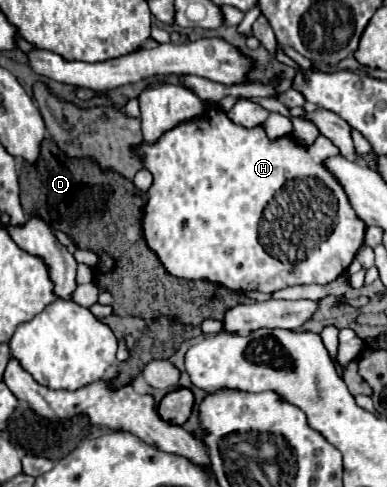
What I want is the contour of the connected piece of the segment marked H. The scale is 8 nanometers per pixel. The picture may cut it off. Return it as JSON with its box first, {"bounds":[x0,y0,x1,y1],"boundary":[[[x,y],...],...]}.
{"bounds":[133,105,365,293],"boundary":[[[217,105],[205,109],[203,115],[193,117],[193,119],[185,119],[181,121],[177,127],[173,127],[171,131],[165,131],[155,143],[139,143],[133,147],[133,153],[141,159],[143,167],[153,175],[153,183],[147,191],[149,199],[143,207],[143,217],[141,217],[141,227],[145,229],[145,241],[147,245],[157,253],[157,257],[161,257],[163,267],[167,269],[167,273],[171,273],[173,277],[181,277],[181,279],[205,279],[211,283],[219,283],[227,289],[233,291],[261,291],[261,293],[273,293],[277,289],[285,289],[289,285],[303,285],[303,283],[331,283],[335,281],[339,275],[343,275],[347,271],[347,267],[351,265],[351,261],[355,259],[359,247],[365,243],[365,221],[361,221],[355,213],[355,209],[349,203],[347,193],[343,191],[341,183],[333,177],[333,173],[325,167],[325,161],[329,157],[339,155],[337,145],[333,145],[333,141],[329,141],[325,135],[319,135],[311,145],[303,145],[299,143],[293,135],[283,135],[277,139],[269,139],[263,125],[257,127],[241,127],[237,123],[233,123],[225,111],[221,111]]]}

